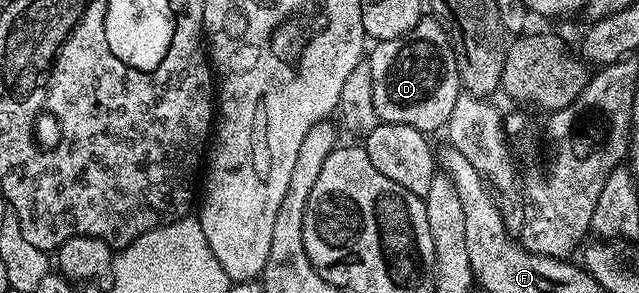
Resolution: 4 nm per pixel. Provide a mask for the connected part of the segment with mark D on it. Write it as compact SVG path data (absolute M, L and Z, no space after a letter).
M422 18L411 28L403 38L390 38L389 40L379 41L375 45L376 48L367 53L366 63L370 66L370 75L374 77L374 110L378 110L378 118L385 124L405 124L406 126L414 126L419 132L425 134L433 134L445 127L450 118L450 114L454 110L454 102L458 102L458 98L462 94L462 85L460 82L460 64L456 60L456 49L452 40L448 37L448 31L441 26L440 21L435 18Z

